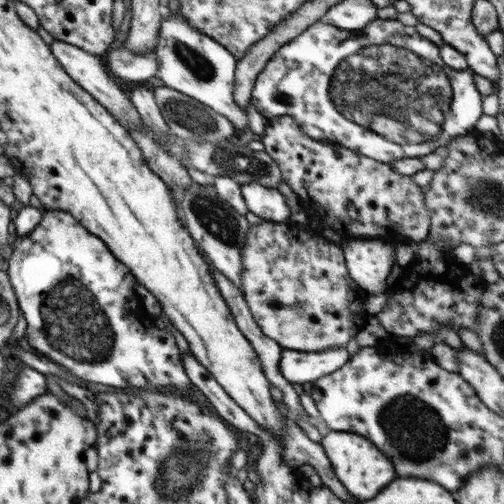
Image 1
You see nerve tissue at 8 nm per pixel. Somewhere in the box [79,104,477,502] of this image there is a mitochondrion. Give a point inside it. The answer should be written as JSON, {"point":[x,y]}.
{"point":[413,426]}

